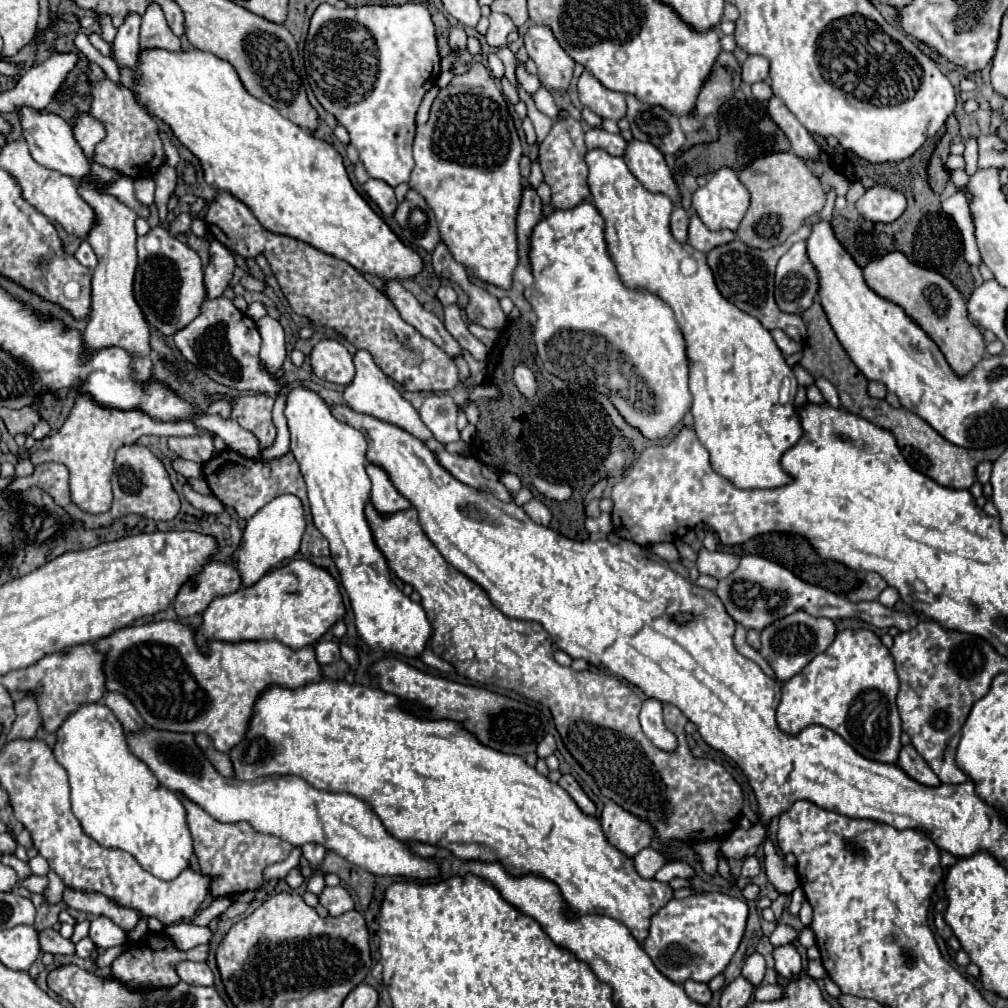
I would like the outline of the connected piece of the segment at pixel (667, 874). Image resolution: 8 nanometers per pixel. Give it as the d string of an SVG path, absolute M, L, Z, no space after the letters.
M668 862L656 872L656 880L660 882L670 882L674 878L690 878L694 876L694 868L688 862Z

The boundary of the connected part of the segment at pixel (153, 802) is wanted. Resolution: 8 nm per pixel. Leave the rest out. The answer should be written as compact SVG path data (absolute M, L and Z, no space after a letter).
M82 704L72 712L56 732L54 744L56 760L66 768L72 788L72 812L80 820L84 832L100 846L120 848L130 852L138 864L160 880L174 880L188 864L192 856L192 838L186 826L186 812L176 794L164 788L154 772L136 756L132 756L122 724L112 716L112 710L102 704Z

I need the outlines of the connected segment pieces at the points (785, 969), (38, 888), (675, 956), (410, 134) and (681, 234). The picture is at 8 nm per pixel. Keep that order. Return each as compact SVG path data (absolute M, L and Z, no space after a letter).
M792 942L784 946L776 946L774 960L776 960L776 972L784 978L796 978L802 972L802 958Z
M30 874L28 878L22 880L22 886L28 888L30 892L36 892L36 894L42 894L44 888L46 888L46 884L48 884L48 878L46 876L32 876Z
M706 892L682 900L672 898L652 916L650 934L642 948L652 958L654 966L672 982L710 982L716 974L724 972L730 958L734 956L744 934L746 918L746 902L722 892Z
M406 2L400 6L370 4L358 8L320 4L310 18L304 64L314 96L324 110L334 114L336 120L348 130L350 142L360 152L360 160L364 162L370 178L384 180L390 186L408 182L408 176L414 168L412 142L416 132L416 110L422 102L422 96L436 84L440 74L440 56L428 8L420 2Z
M678 206L674 212L672 212L672 220L670 220L670 228L672 228L672 234L678 242L686 242L688 240L688 214L682 206Z

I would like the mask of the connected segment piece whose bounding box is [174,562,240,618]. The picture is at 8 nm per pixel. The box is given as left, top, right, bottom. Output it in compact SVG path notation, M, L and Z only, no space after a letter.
M210 562L200 574L190 578L174 600L174 610L180 618L200 614L208 604L218 598L240 590L240 576L232 564Z

